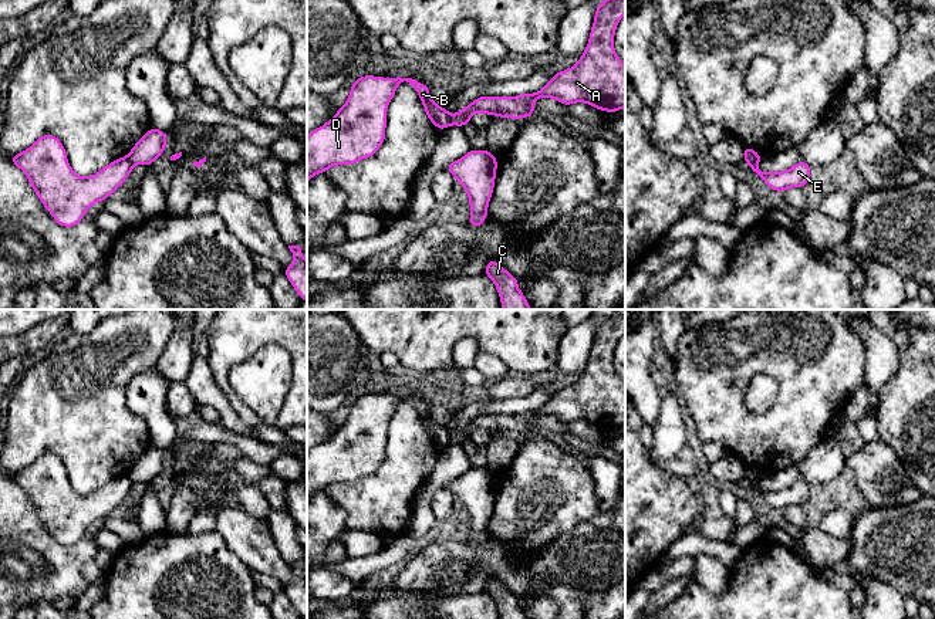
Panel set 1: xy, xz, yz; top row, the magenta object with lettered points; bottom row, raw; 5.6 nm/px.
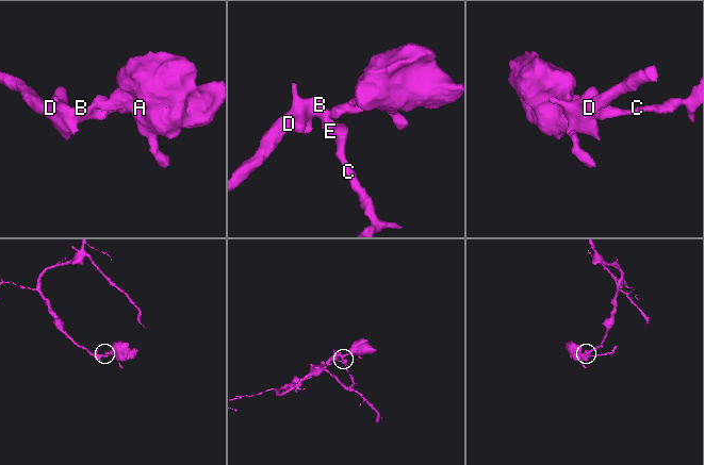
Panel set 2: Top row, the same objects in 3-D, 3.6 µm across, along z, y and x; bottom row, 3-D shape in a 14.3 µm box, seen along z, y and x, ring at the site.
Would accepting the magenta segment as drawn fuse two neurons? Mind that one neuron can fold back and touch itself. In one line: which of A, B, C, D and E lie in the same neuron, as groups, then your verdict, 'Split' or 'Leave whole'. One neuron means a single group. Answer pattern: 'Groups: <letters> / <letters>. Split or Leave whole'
Groups: A / B C D E. Split

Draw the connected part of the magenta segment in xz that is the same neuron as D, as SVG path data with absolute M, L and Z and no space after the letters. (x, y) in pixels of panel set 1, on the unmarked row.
M367 392L351 402L350 415L337 432L307 454L307 501L313 494L325 491L331 484L352 483L377 471L385 457L388 422L404 399L418 410L429 439L442 450L449 444L450 432L432 419L428 403L412 396L384 396Z

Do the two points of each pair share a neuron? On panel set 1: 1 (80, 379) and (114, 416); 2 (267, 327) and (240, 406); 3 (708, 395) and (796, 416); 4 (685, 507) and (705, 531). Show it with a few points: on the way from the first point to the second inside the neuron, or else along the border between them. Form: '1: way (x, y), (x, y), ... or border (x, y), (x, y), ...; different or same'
1: way (85, 388), (105, 408); same
2: way (246, 341), (223, 364), (223, 385); same
3: way (729, 416), (735, 422), (775, 422); same
4: border (698, 517), (689, 528); different

